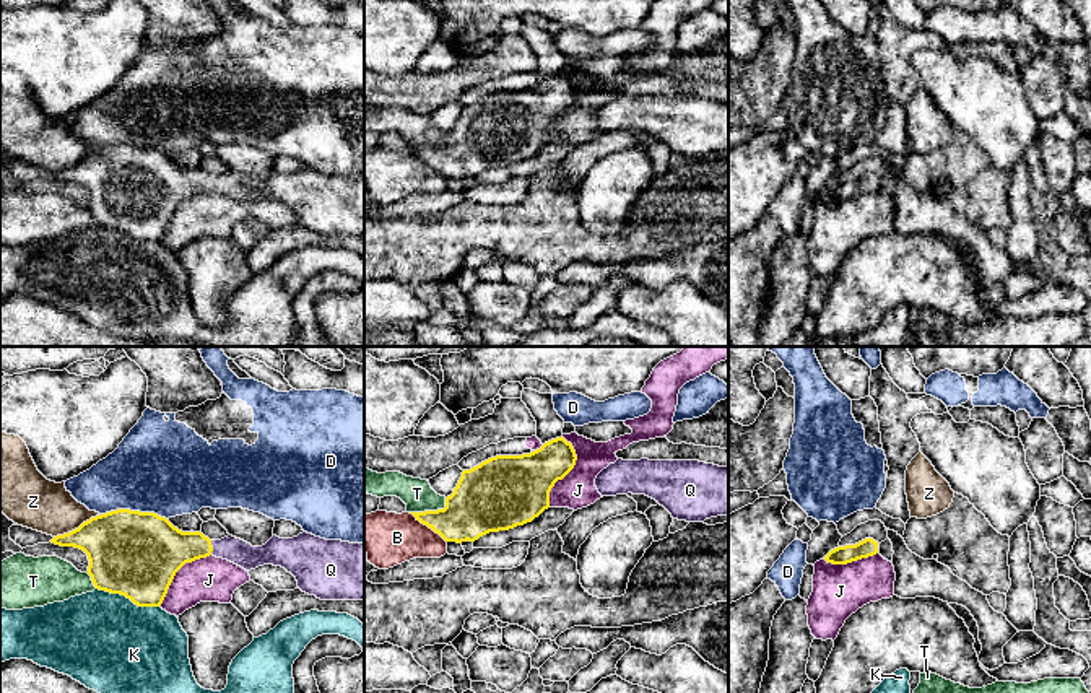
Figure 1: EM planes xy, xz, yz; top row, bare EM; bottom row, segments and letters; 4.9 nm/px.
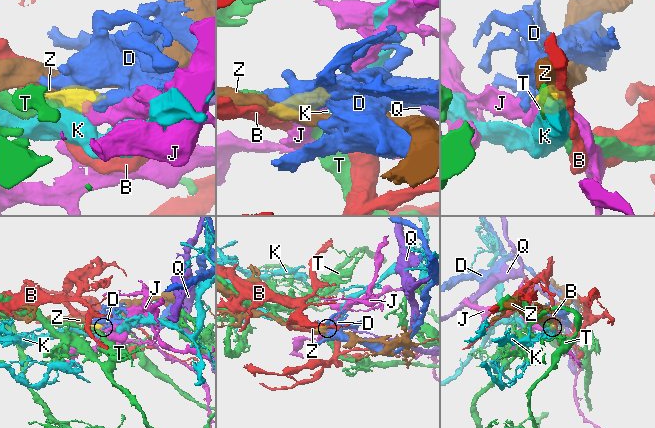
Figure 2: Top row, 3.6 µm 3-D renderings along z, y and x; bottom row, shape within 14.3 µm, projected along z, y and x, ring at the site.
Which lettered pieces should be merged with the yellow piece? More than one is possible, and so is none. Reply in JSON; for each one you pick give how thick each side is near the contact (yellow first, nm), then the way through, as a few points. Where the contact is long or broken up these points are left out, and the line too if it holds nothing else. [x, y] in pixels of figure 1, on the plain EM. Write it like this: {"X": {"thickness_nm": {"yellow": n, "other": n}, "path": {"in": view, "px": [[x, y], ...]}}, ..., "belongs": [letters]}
{"Q": {"thickness_nm": {"yellow": 260, "other": 120}, "path": {"in": "xy", "px": [[161, 186], [212, 183], [231, 184]]}}, "belongs": ["Q"]}

